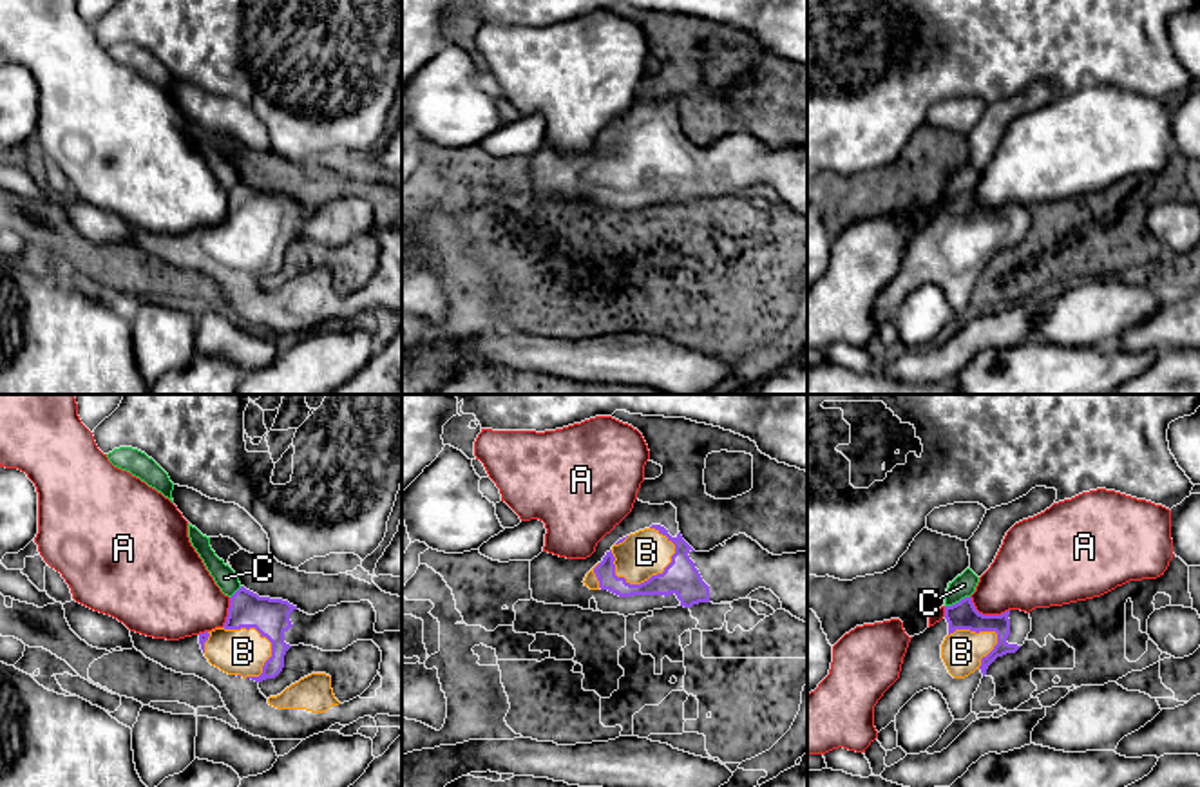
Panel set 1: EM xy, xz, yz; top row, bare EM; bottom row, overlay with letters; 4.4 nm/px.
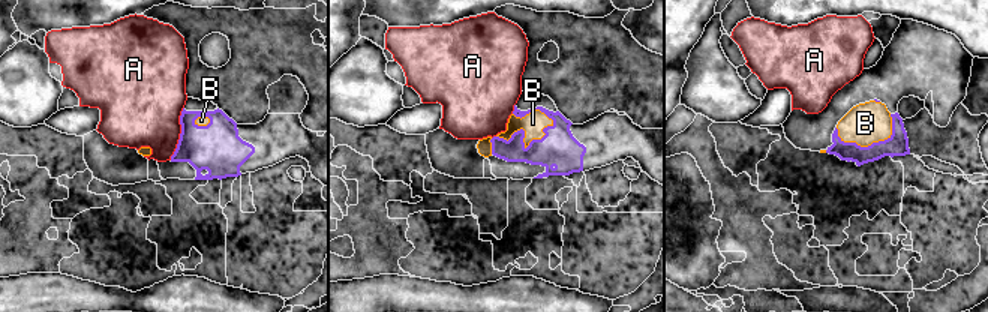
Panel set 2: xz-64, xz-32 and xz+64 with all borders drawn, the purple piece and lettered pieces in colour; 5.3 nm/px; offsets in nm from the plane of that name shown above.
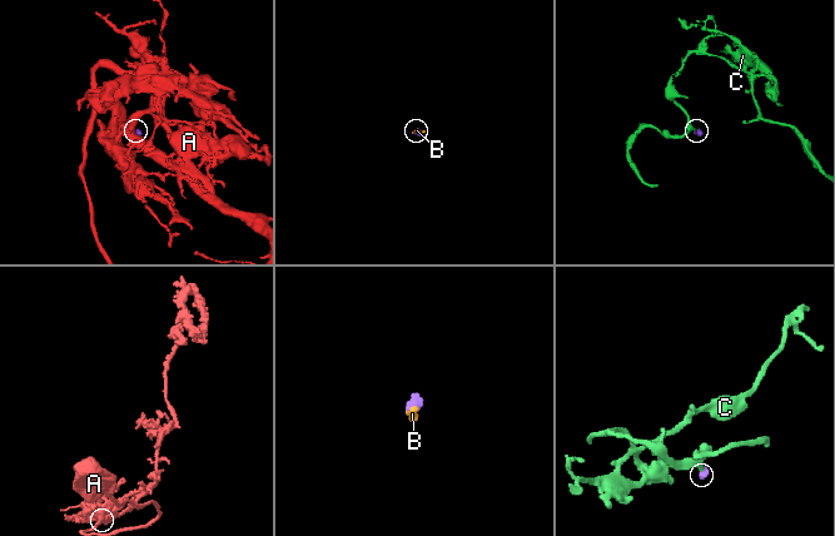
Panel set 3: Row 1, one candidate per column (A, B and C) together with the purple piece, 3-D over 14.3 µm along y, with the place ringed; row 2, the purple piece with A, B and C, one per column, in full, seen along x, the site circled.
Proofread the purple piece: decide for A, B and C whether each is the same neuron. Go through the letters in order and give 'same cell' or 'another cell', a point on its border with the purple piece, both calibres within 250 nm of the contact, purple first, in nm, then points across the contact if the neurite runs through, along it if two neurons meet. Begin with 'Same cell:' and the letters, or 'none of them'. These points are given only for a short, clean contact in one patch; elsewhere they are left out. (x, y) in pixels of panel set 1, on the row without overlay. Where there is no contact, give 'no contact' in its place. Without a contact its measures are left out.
Same cell: B
A: another cell | yz (987, 210) | 130/300 nm
B: same cell | xz (641, 178) | 160/200 nm
C: another cell | yz (956, 198) | 130/100 nm | along yz (969, 190), (945, 201)

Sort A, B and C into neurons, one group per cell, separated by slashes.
A / B / C

